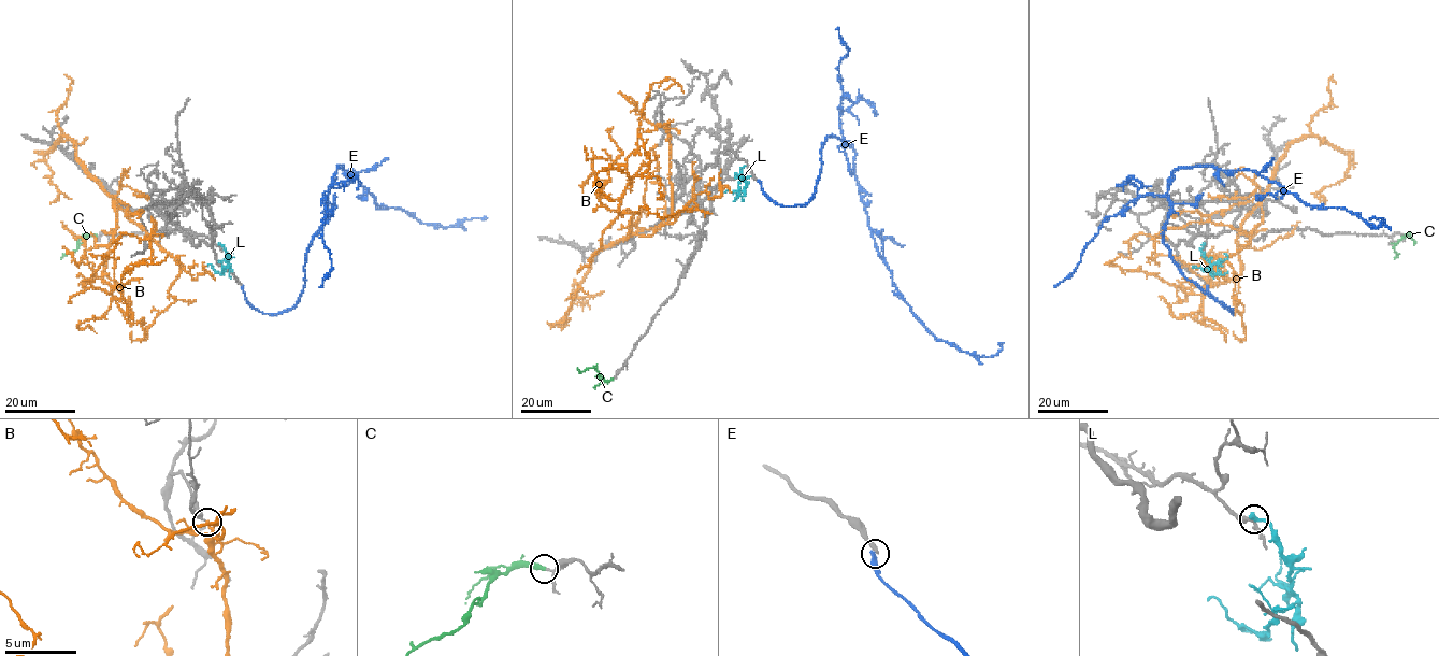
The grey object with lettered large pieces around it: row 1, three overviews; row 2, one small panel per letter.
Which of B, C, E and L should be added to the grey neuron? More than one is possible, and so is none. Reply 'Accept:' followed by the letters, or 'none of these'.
Accept: C

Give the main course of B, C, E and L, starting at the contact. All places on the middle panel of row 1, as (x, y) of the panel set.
B: (665, 124), (672, 216), (635, 234), (631, 214), (618, 212), (642, 109), (655, 83), (672, 79), (684, 94)
C: (613, 378), (606, 381), (594, 367), (581, 370), (576, 367)
E: (759, 181), (805, 204), (823, 143), (849, 143), (912, 315), (962, 351), (997, 343)
L: (736, 177), (742, 174), (747, 183), (742, 176), (736, 190), (724, 193)

